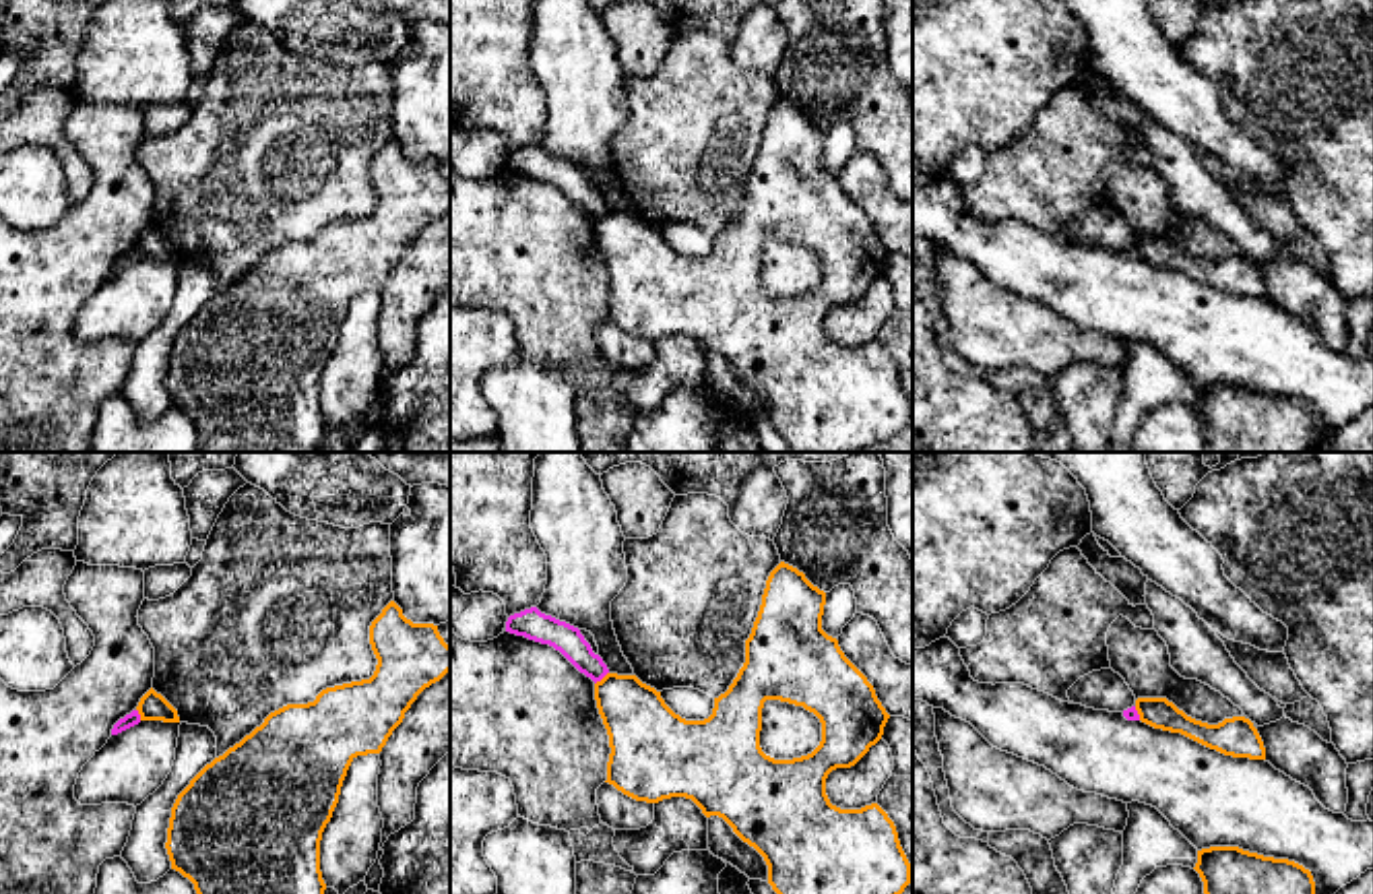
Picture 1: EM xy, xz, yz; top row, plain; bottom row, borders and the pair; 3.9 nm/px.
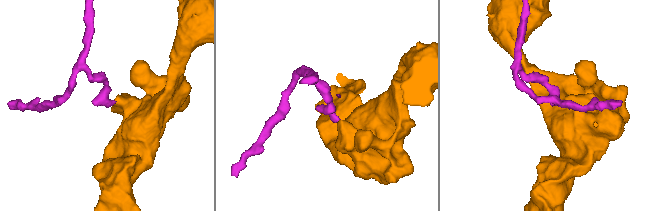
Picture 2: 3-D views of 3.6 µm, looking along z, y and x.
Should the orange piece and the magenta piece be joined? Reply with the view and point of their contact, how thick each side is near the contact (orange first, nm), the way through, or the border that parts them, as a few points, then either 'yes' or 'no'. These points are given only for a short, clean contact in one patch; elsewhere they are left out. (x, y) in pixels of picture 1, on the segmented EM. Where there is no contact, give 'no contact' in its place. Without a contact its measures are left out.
xz (603, 678) | 260/120 nm | along xz (608, 672), (595, 684) | no

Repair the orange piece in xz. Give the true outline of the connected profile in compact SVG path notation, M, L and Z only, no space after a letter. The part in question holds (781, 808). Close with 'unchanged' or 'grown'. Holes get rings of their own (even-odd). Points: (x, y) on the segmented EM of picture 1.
M780 562L766 580L745 663L704 721L681 719L636 675L607 673L597 681L595 700L611 747L605 783L646 803L685 797L706 818L723 818L764 857L776 894L902 894L911 863L888 813L877 803L840 809L826 795L828 774L855 766L882 739L890 714L838 640L822 630L824 605L826 593ZM766 700L813 712L822 723L820 745L793 760L766 756L760 747Z | unchanged

